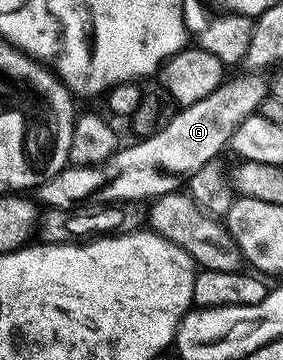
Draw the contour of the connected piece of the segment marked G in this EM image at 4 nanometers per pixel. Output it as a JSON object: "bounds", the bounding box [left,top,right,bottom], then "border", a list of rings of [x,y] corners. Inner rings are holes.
{"bounds":[36,73,266,212],"border":[[[258,73],[231,78],[204,100],[180,107],[159,132],[133,140],[130,146],[122,145],[107,160],[94,166],[66,166],[51,176],[51,180],[36,187],[36,201],[50,210],[72,212],[86,204],[141,204],[141,201],[180,191],[183,186],[180,174],[190,176],[210,165],[212,158],[229,146],[235,128],[239,128],[247,116],[260,111],[266,96],[266,79],[261,79]]]}

